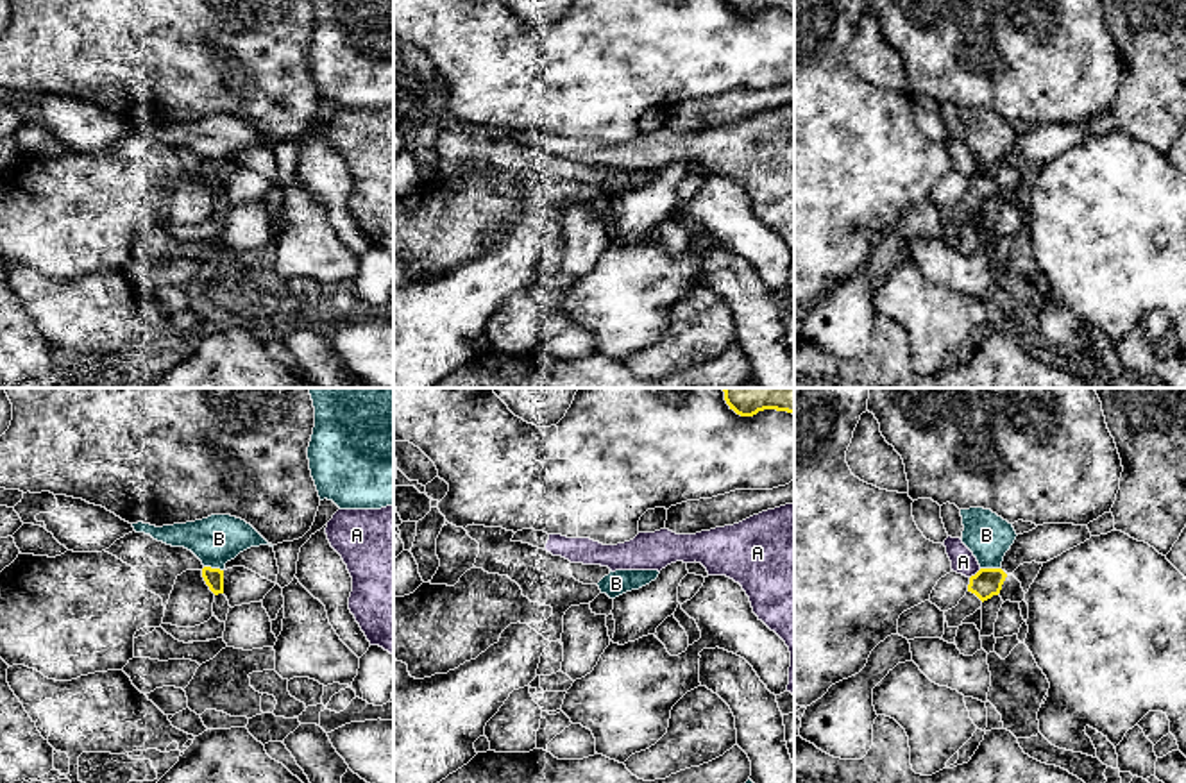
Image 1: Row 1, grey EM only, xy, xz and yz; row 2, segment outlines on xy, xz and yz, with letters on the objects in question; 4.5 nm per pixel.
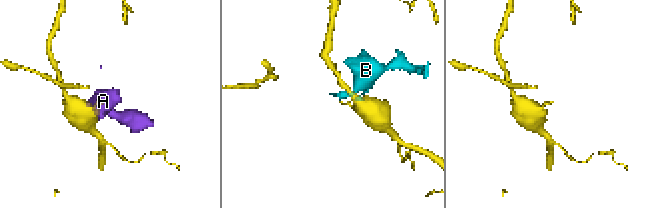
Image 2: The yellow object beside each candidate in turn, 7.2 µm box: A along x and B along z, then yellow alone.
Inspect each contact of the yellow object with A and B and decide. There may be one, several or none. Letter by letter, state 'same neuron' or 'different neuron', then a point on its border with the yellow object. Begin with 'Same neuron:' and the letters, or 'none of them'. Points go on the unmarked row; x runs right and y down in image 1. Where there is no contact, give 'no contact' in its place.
Same neuron: none of them
A: different neuron; meets yellow in yz at (977, 172)
B: different neuron; meets yellow in yz at (991, 168)

